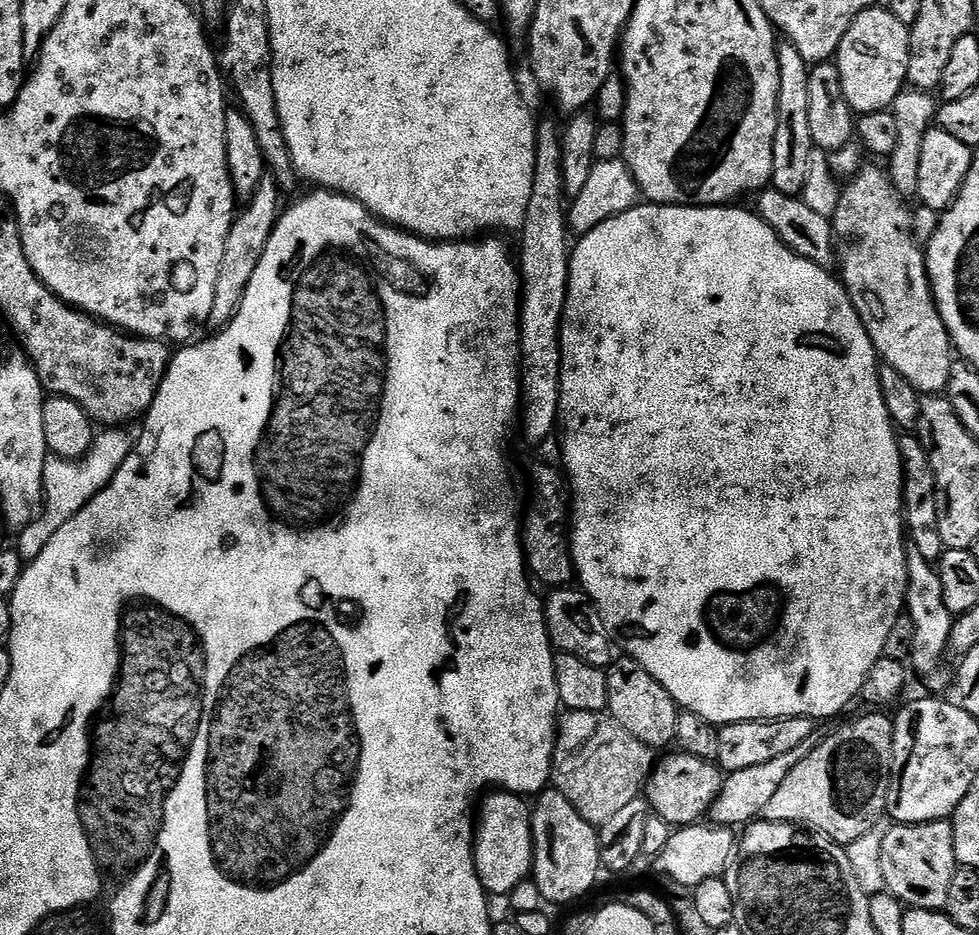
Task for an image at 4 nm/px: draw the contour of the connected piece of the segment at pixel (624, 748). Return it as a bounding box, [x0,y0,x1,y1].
[550,711,653,826]

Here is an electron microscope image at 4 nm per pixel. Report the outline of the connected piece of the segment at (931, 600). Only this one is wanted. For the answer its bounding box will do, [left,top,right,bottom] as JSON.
[904,548,954,694]

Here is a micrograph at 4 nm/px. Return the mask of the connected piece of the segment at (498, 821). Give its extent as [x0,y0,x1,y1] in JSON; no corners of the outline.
[472,790,532,898]

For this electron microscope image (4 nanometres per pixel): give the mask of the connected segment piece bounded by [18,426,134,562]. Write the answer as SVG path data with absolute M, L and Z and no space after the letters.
M108 426L97 431L92 437L90 450L81 460L58 460L49 458L46 462L46 470L42 474L42 486L44 487L44 506L40 510L40 515L19 533L20 545L18 551L21 561L31 562L46 550L46 542L54 538L54 534L78 510L85 508L97 494L118 474L122 462L132 453L134 447L133 433L128 433L120 426Z

